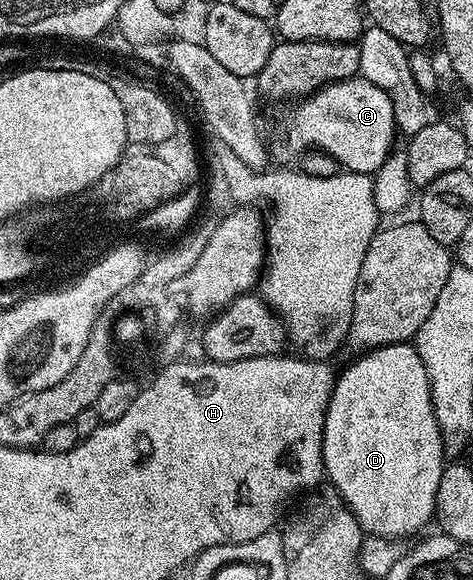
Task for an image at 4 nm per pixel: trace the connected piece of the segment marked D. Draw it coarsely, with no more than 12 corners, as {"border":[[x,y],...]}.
{"border":[[414,344],[335,378],[326,480],[367,535],[435,516],[445,464]]}

